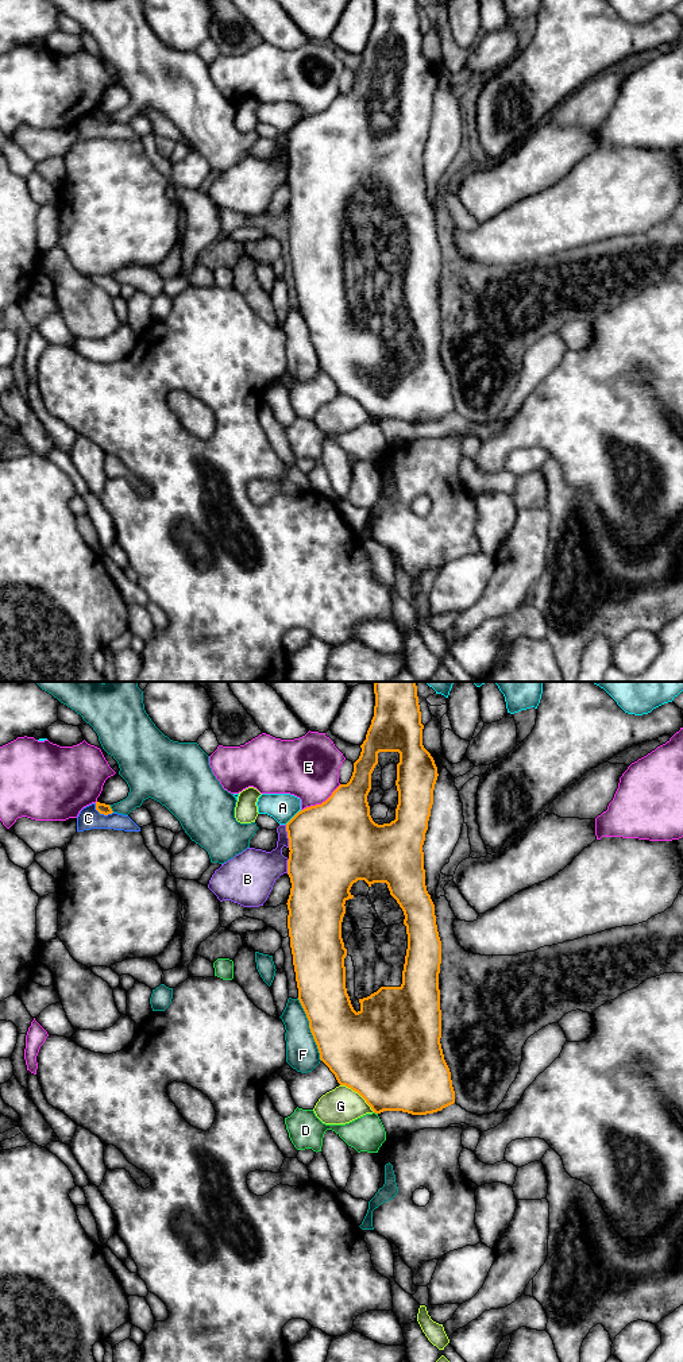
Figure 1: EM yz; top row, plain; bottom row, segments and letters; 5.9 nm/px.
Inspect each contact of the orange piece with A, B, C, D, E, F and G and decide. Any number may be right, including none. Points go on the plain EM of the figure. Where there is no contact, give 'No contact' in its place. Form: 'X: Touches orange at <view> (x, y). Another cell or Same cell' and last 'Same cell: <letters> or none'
A: Touches orange at yz (294, 124). Another cell
B: Touches orange at yz (288, 145). Another cell
C: Touches orange at yz (101, 122). Another cell
D: Touches orange at yz (375, 421). Another cell
E: Touches orange at yz (321, 112). Another cell
F: Touches orange at yz (309, 336). Another cell
G: Touches orange at yz (358, 401). Another cell
Same cell: none

